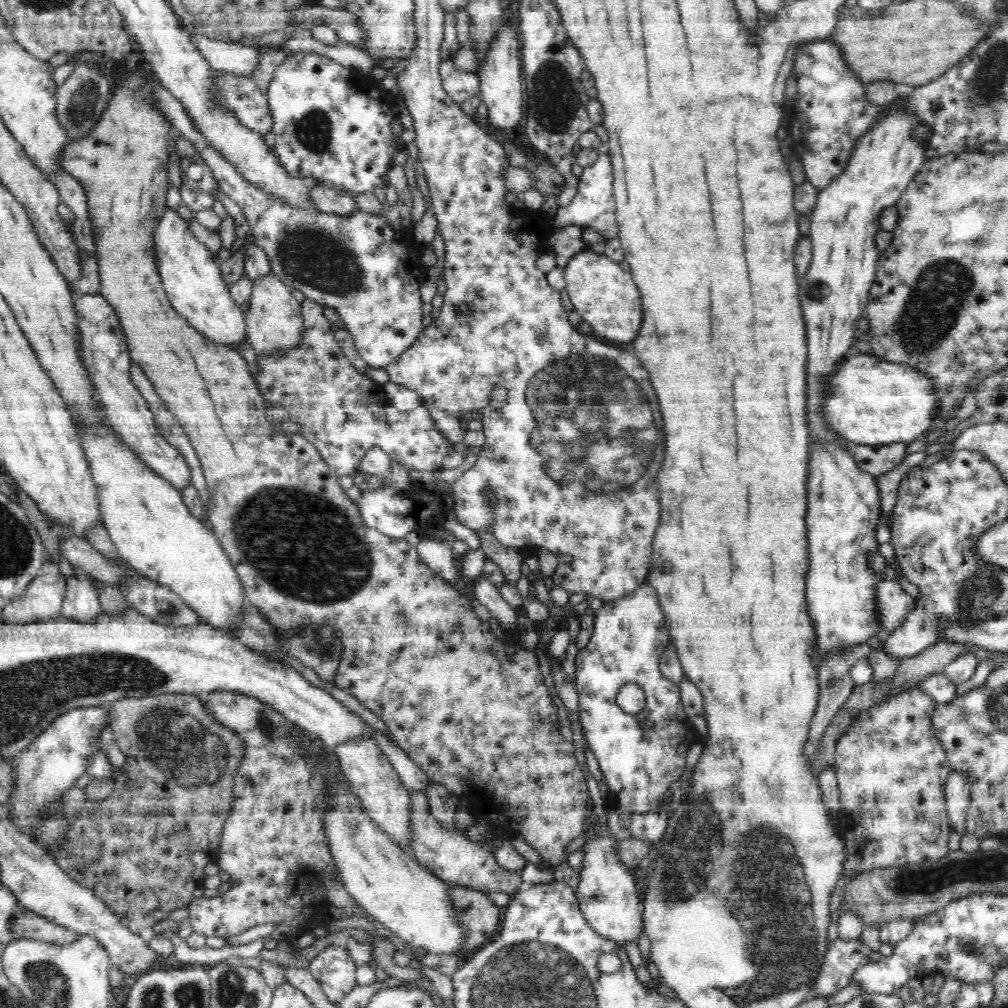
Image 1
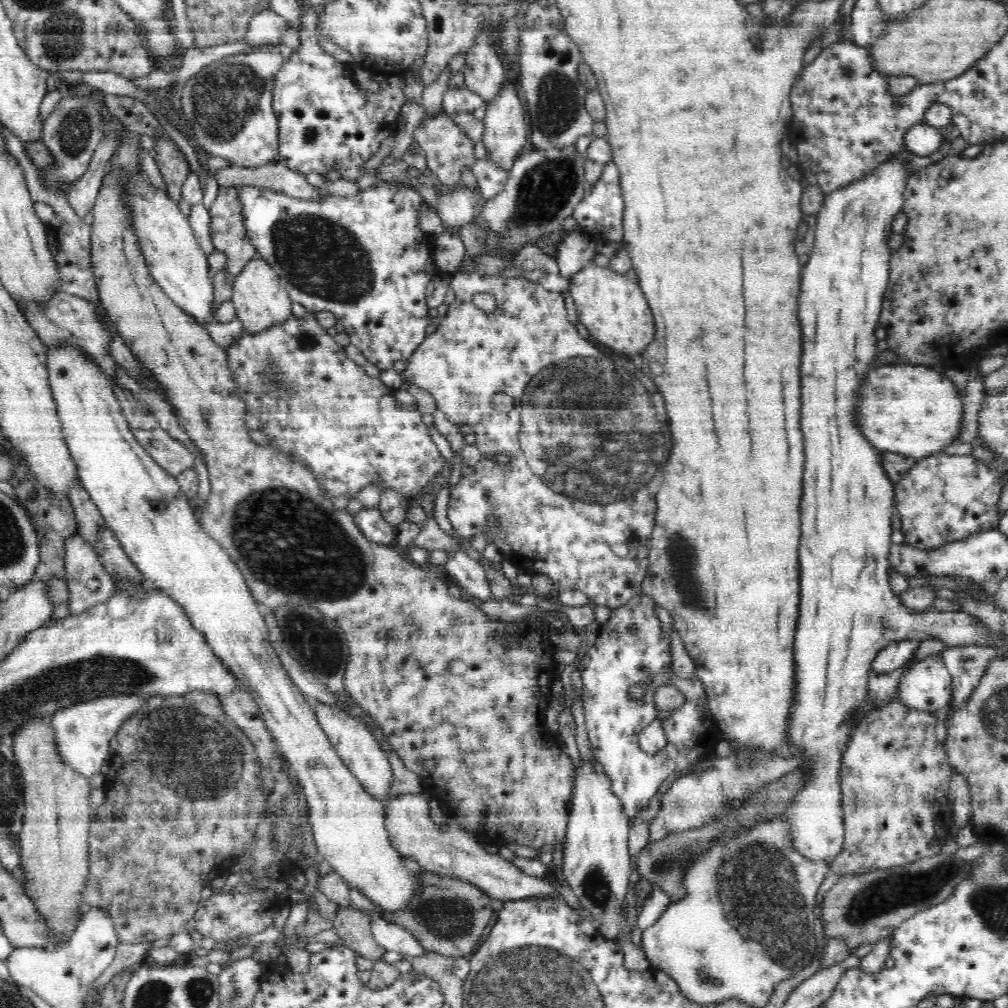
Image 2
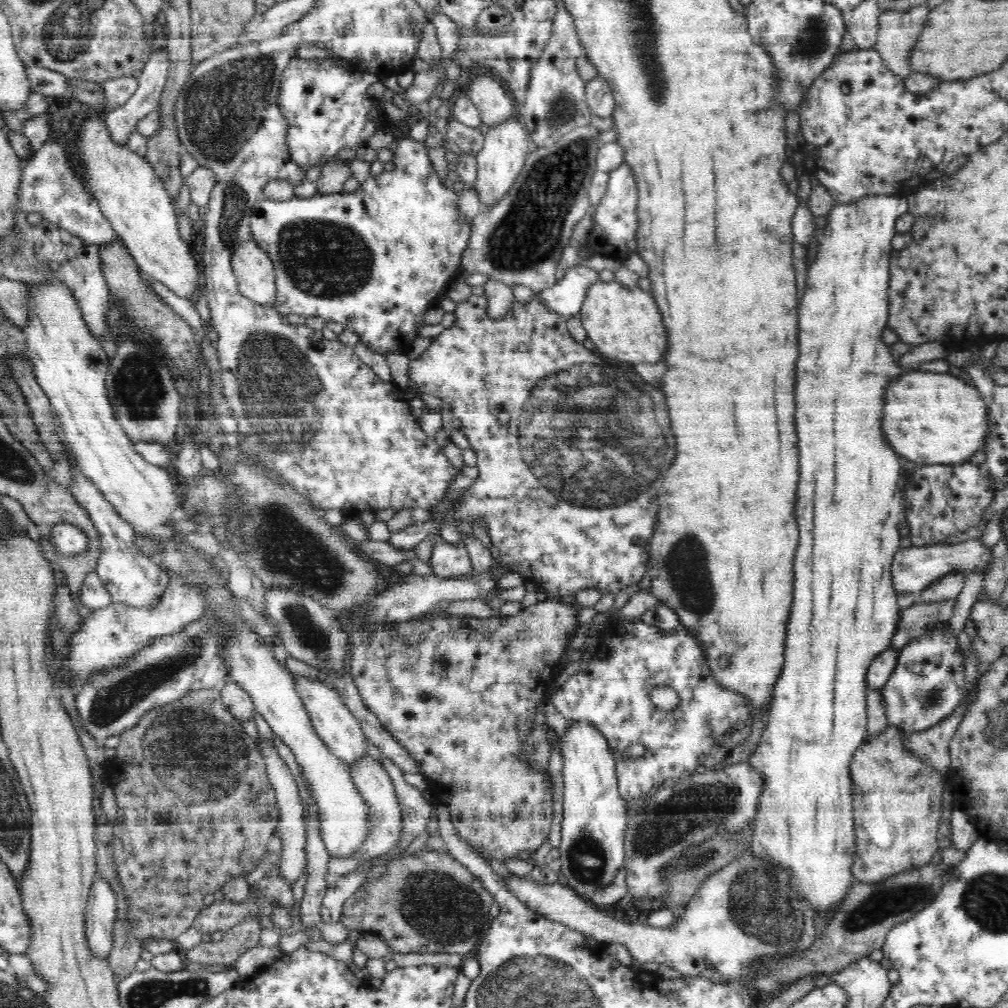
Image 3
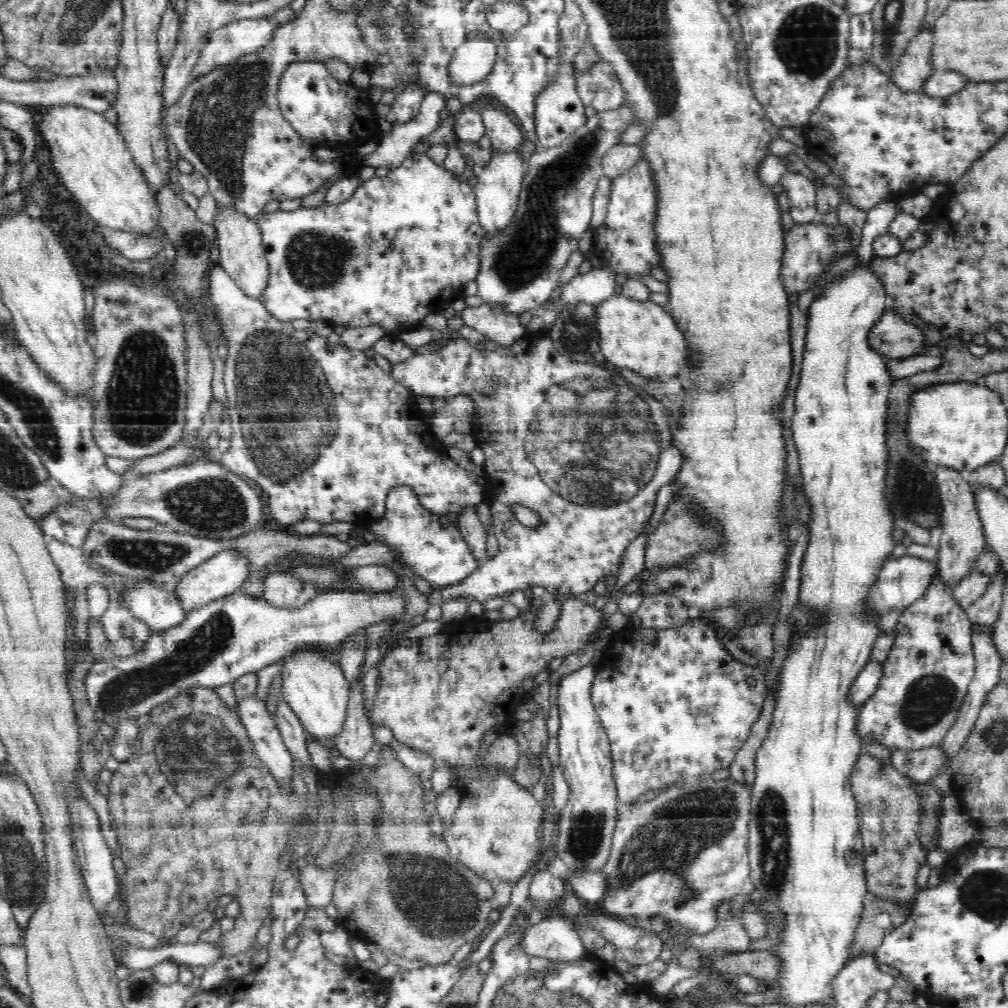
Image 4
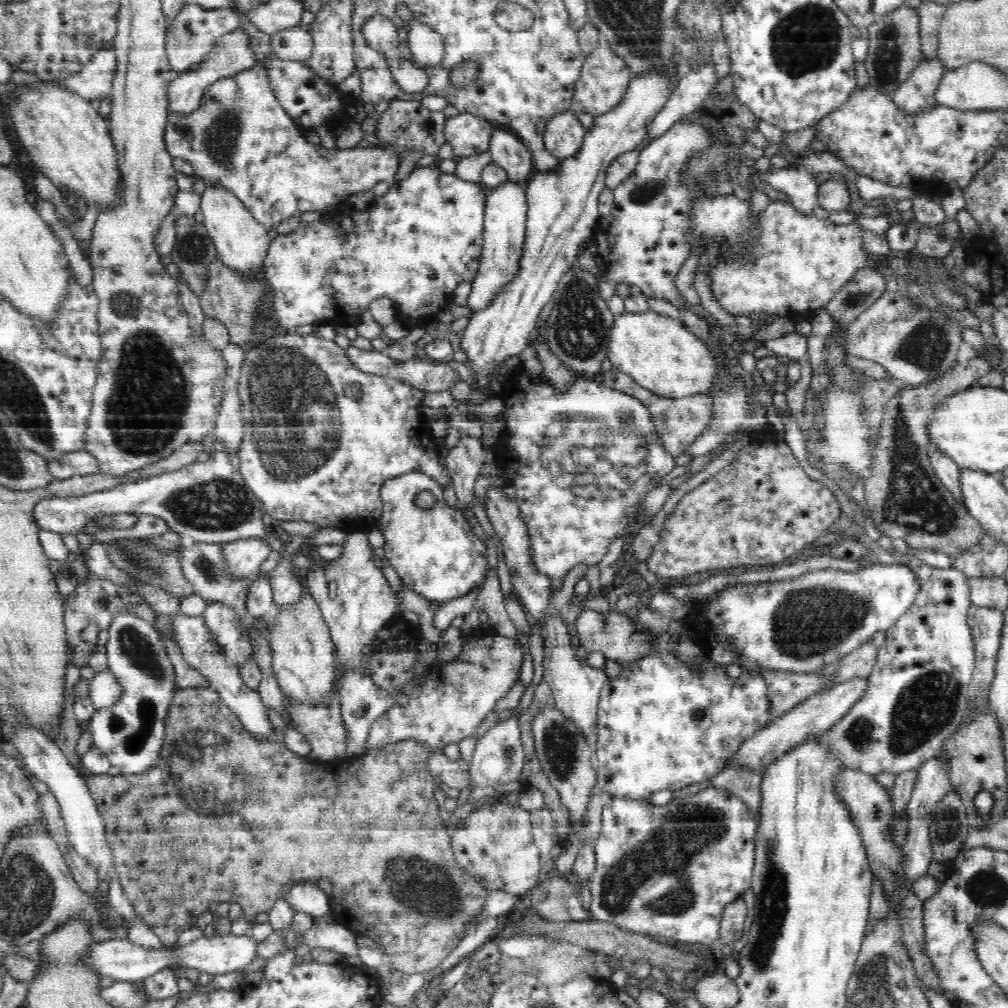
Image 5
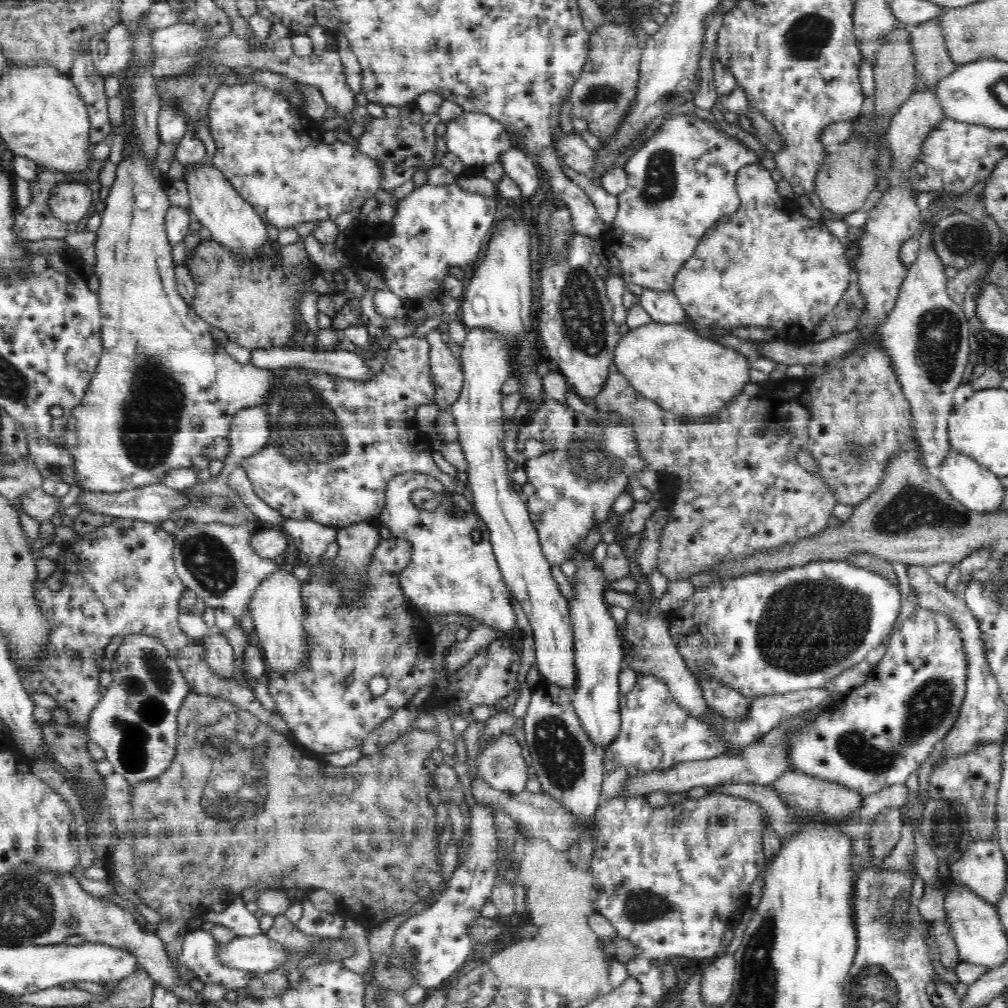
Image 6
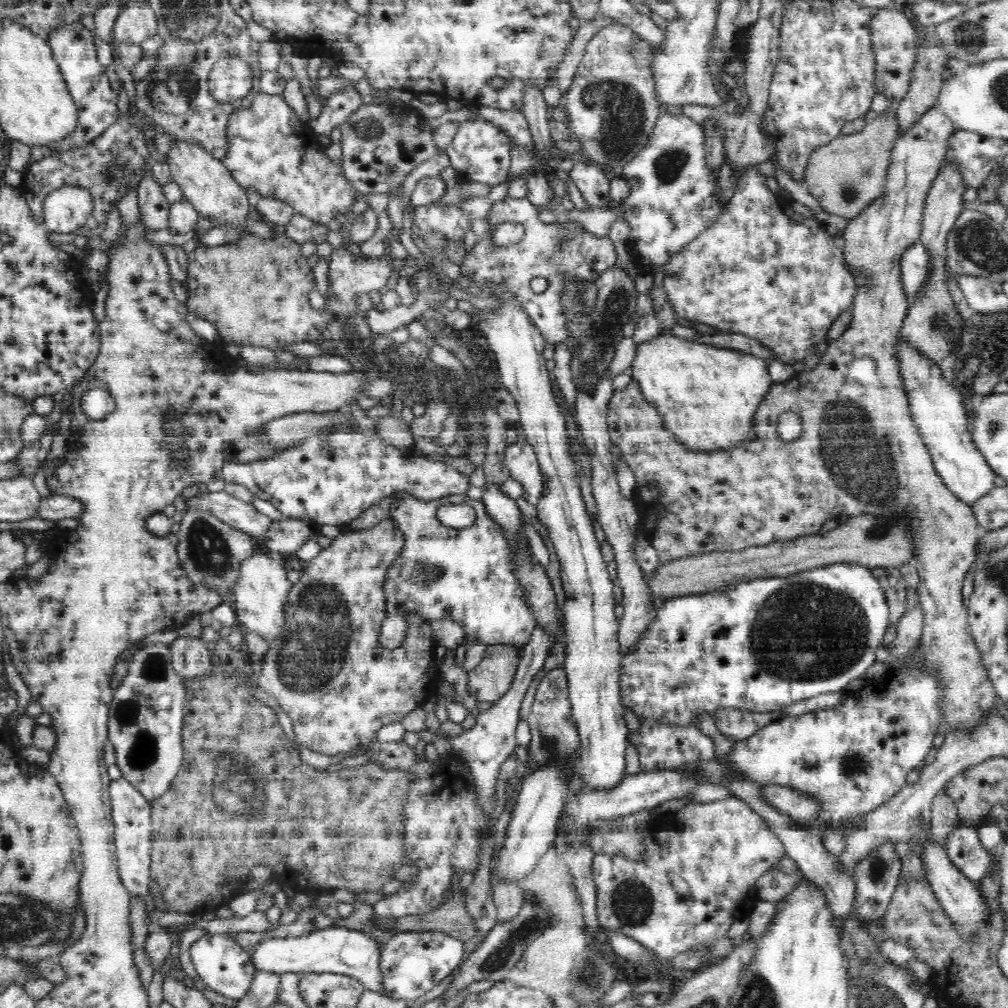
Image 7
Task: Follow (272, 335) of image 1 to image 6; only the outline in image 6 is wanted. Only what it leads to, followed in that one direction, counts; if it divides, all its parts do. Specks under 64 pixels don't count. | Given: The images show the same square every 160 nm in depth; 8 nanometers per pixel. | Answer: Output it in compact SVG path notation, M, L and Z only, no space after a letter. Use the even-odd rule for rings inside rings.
M198 161L184 166L183 180L186 181L187 194L190 197L190 212L195 220L198 220L203 226L206 226L211 232L211 239L218 244L225 245L226 248L234 250L242 255L250 255L260 248L268 239L266 225L258 216L257 209L242 198L241 193L229 183L224 173L216 165L205 164L204 161Z

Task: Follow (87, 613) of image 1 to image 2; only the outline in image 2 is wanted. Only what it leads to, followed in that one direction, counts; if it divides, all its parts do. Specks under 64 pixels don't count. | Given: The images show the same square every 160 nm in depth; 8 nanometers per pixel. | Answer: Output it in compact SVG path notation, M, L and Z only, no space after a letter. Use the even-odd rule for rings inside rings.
M79 532L66 540L66 555L64 558L66 582L68 583L68 610L70 614L78 614L88 608L106 602L115 594L115 581L103 570L99 556L91 544L88 544Z

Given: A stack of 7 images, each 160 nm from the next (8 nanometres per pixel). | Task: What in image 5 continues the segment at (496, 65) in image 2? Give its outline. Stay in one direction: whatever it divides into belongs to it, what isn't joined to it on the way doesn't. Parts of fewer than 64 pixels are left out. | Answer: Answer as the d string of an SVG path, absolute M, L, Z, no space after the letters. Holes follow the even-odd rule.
M496 127L491 134L488 151L492 162L504 168L508 178L516 183L524 184L535 172L533 153L511 132Z

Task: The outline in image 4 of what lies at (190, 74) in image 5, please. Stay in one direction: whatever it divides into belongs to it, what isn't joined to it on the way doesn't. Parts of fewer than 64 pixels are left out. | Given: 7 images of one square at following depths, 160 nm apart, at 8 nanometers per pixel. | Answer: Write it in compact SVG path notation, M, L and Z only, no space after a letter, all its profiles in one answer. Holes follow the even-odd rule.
M247 18L229 22L213 30L201 50L201 55L197 60L196 66L193 68L191 79L196 80L198 76L204 76L204 74L212 72L217 66L232 64L232 62L236 62L236 59L240 58L240 56L256 52L258 48L262 48L267 42L270 42L274 30L278 28L279 25L276 19Z

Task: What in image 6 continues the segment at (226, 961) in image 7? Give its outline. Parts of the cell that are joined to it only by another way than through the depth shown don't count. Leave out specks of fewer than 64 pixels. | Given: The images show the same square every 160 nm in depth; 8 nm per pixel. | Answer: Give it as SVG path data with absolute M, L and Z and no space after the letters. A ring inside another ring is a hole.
M189 930L183 936L180 962L195 972L195 977L206 983L222 983L228 990L244 988L255 976L252 971L224 966L217 961L218 943L210 931Z

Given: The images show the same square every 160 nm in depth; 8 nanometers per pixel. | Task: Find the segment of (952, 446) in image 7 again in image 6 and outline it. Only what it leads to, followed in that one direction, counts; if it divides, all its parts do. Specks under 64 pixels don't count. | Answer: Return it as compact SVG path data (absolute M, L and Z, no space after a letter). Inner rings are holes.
M950 447L938 466L936 474L946 490L966 508L979 513L997 513L1004 502L1004 486L1000 477L990 469L978 464L968 453Z

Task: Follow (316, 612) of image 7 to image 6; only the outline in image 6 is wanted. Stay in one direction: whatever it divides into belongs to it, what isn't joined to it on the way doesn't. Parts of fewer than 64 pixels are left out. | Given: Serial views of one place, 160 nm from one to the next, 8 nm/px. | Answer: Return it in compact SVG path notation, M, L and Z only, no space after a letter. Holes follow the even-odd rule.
M386 535L384 538L380 538L378 547L373 552L374 555L372 560L370 560L370 566L368 566L366 578L362 580L362 590L356 592L350 600L343 600L339 593L339 588L335 586L335 576L339 573L339 570L333 566L333 560L322 559L322 556L309 558L309 566L310 569L312 569L312 572L310 572L310 580L306 580L305 583L302 583L300 590L300 598L302 598L303 606L304 629L306 629L306 637L308 637L308 640L306 640L306 643L308 643L308 656L306 656L299 664L298 670L276 671L270 669L263 679L274 700L277 712L283 715L284 721L288 723L288 728L292 738L294 738L294 740L304 748L307 747L310 751L314 751L315 753L321 753L324 755L326 753L338 753L345 749L360 748L366 736L368 736L374 728L378 728L378 726L386 722L386 720L392 718L398 710L404 708L404 704L406 704L406 702L416 694L416 690L420 690L424 684L430 684L430 686L432 686L436 680L447 678L448 675L448 669L443 668L441 670L436 670L432 668L433 659L430 648L424 648L424 646L422 646L422 638L414 638L414 636L416 636L416 624L422 626L424 622L420 622L418 614L412 610L412 606L408 603L408 600L406 600L406 595L404 595L402 589L400 589L396 578L396 576L402 572L402 569L406 568L406 565L410 562L412 544L401 538ZM378 675L384 676L384 678L388 680L389 685L384 694L381 696L374 696L368 687L368 682L372 680L373 676Z

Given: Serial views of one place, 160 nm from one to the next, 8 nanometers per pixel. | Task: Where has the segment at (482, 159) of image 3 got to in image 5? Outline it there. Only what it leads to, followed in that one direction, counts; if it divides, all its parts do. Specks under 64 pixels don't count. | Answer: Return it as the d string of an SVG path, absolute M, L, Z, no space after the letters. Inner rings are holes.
M509 179L503 185L487 190L485 204L485 227L483 232L483 247L480 257L479 272L472 282L472 292L468 304L474 315L492 307L497 299L521 272L521 256L524 254L526 219L529 205L522 183Z

